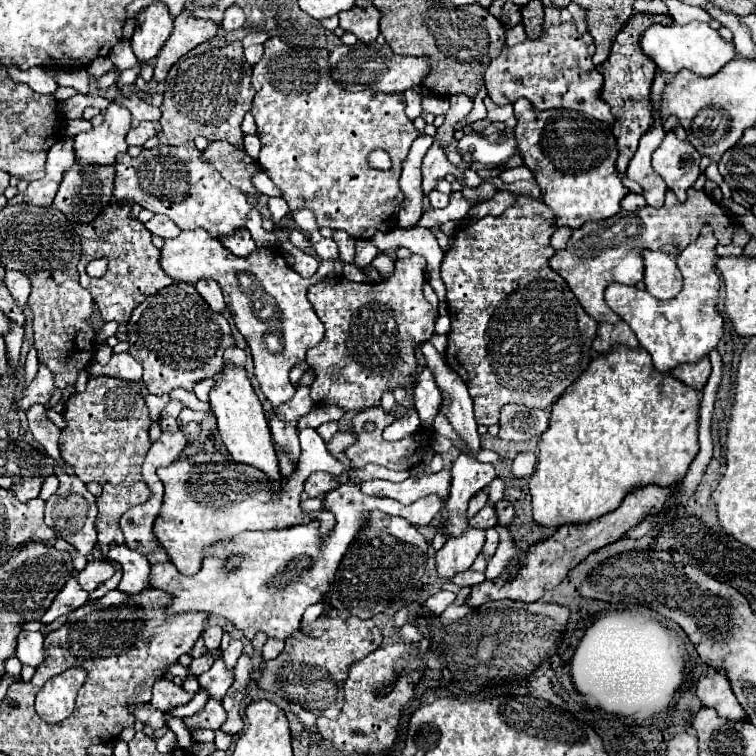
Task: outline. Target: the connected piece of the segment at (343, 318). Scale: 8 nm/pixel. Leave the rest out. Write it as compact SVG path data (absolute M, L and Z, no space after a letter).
M413 254L405 260L397 260L393 276L383 282L351 282L343 276L335 276L309 286L307 298L319 320L325 324L323 340L315 348L307 350L307 364L315 372L315 382L311 384L311 398L315 404L339 406L345 412L361 410L377 406L385 392L393 392L397 386L405 388L409 384L409 378L417 370L415 350L433 336L435 326L431 304L423 298L425 264L423 256Z

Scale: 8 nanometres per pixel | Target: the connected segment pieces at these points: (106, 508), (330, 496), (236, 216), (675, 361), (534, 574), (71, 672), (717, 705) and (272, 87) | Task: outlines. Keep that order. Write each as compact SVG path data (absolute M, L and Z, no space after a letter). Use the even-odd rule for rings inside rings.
M111 376L89 378L87 390L73 394L63 410L65 428L59 436L59 450L83 482L99 482L103 494L97 498L97 536L99 548L107 558L111 544L123 544L119 518L131 506L149 500L149 488L141 478L141 464L151 446L147 430L149 416L139 384Z
M355 484L335 488L323 494L323 510L335 516L335 526L327 536L319 532L319 520L273 532L245 532L213 546L213 550L205 554L203 566L195 576L181 574L173 562L153 564L151 588L173 594L173 602L167 608L169 614L209 612L233 622L233 626L243 630L245 638L249 640L257 632L265 632L269 638L287 640L293 632L297 632L305 608L321 602L329 592L341 558L349 550L359 530L367 524L373 510L401 516L413 526L429 526L431 520L441 512L441 502L443 500L437 494L429 494L405 506L397 500L365 496ZM229 554L243 554L243 560L235 570L225 572L223 566Z
M193 140L179 146L159 144L151 150L143 150L137 158L119 154L115 160L115 190L113 196L119 202L139 204L155 214L169 216L181 230L205 228L213 238L231 236L245 228L247 214L253 210L247 196L231 186L221 174L205 160Z
M703 226L699 238L677 256L683 288L673 300L657 300L649 292L625 284L609 284L605 290L609 308L631 326L641 348L651 354L653 366L659 372L671 372L675 366L685 362L699 362L709 356L723 336L723 318L717 312L719 276L715 274L715 246L717 238L713 230Z
M645 486L639 490L633 490L617 510L613 510L611 514L605 514L603 518L599 518L597 522L589 522L585 526L561 526L551 538L535 544L529 548L523 566L519 568L519 574L509 580L509 576L503 572L497 580L485 580L483 584L477 584L471 588L471 596L467 598L469 606L477 608L489 600L517 600L517 602L537 602L545 590L551 590L555 586L561 584L561 580L567 576L567 572L571 568L575 568L581 560L585 560L591 552L619 540L629 528L637 526L643 516L647 516L649 512L657 512L663 508L665 500L669 498L669 494L673 492L673 488L661 488L661 486Z
M81 666L69 668L46 682L35 699L35 710L45 722L63 722L75 708L75 696L85 684L87 672Z
M715 672L711 678L701 676L699 684L697 684L697 696L701 698L703 706L715 708L717 714L721 714L721 718L725 718L725 720L733 720L733 722L747 720L745 710L737 702L725 674L721 674L721 672Z
M269 38L263 44L265 52L253 66L251 84L257 90L251 114L257 122L257 136L261 138L259 164L267 176L281 190L283 200L289 204L289 214L307 208L315 214L319 228L345 230L353 238L369 240L375 232L391 232L397 228L397 214L403 202L399 190L401 164L405 162L413 140L419 136L413 122L405 116L403 94L377 94L373 90L341 90L329 78L327 50L317 48L291 48L279 38ZM373 150L385 150L391 156L393 166L389 170L377 170L369 166L369 154Z

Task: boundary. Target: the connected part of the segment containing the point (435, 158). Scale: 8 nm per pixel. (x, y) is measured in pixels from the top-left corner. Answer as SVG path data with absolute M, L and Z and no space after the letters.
M435 142L429 152L423 158L423 192L427 196L435 188L435 180L445 178L447 174L453 174L457 180L465 185L463 180L464 170L470 169L470 163L463 162L459 166L449 164L445 150Z

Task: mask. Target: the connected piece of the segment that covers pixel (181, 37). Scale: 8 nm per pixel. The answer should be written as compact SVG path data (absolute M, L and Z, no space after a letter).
M187 10L181 12L173 20L173 24L175 24L175 28L173 28L171 36L163 44L159 56L155 58L153 80L157 80L157 82L165 82L171 66L181 56L185 56L189 50L193 50L195 46L203 44L205 40L213 38L217 34L217 30L219 30L219 26L215 22L205 22L205 20L193 18Z

